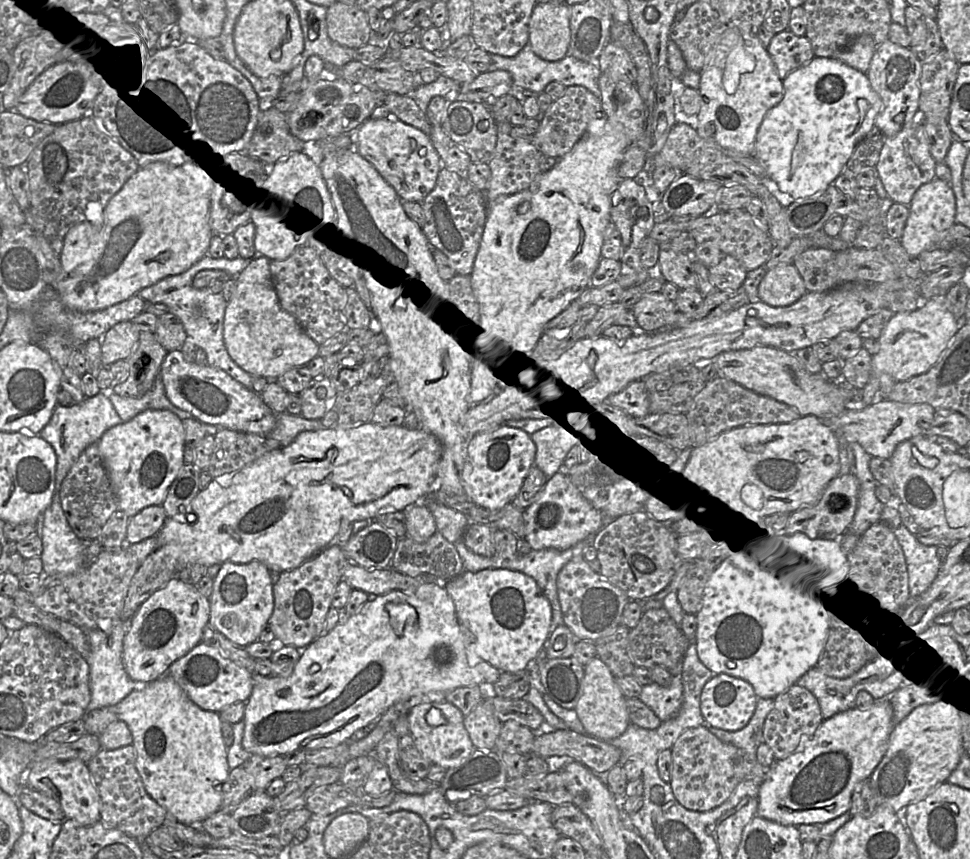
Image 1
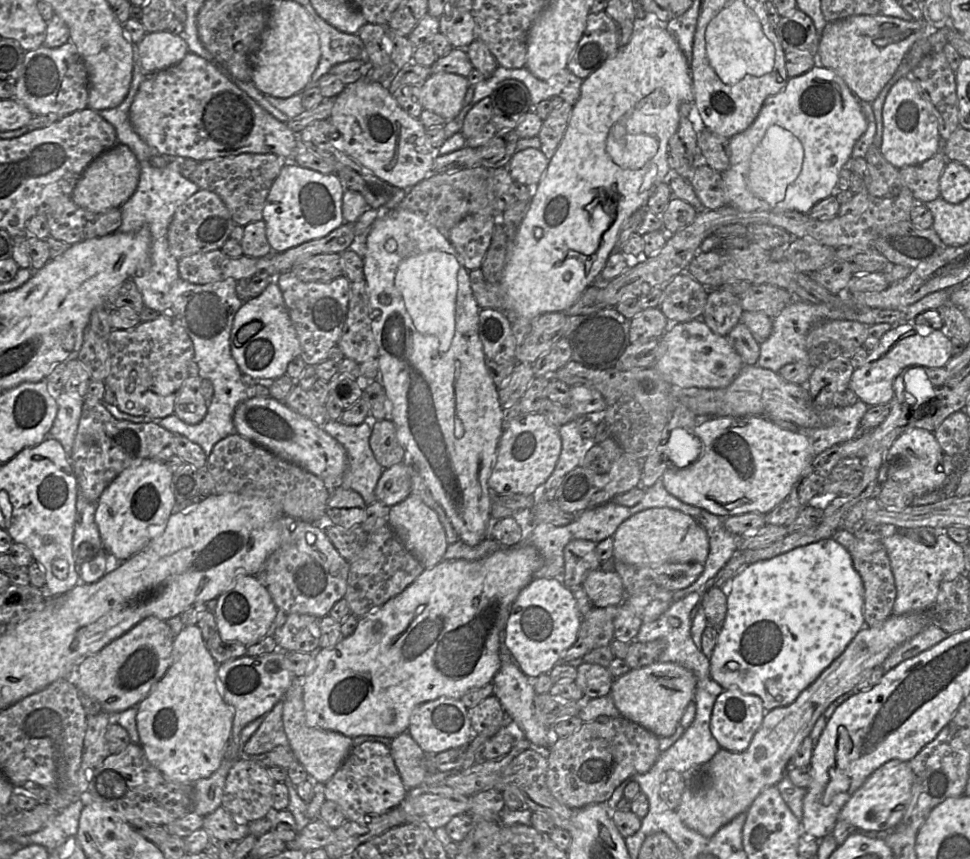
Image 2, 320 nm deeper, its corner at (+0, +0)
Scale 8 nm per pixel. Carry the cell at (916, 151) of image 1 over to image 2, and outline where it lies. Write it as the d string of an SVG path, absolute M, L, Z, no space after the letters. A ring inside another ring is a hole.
M938 152L925 162L900 168L900 175L920 203L927 203L940 197L939 181L947 163L945 155Z

